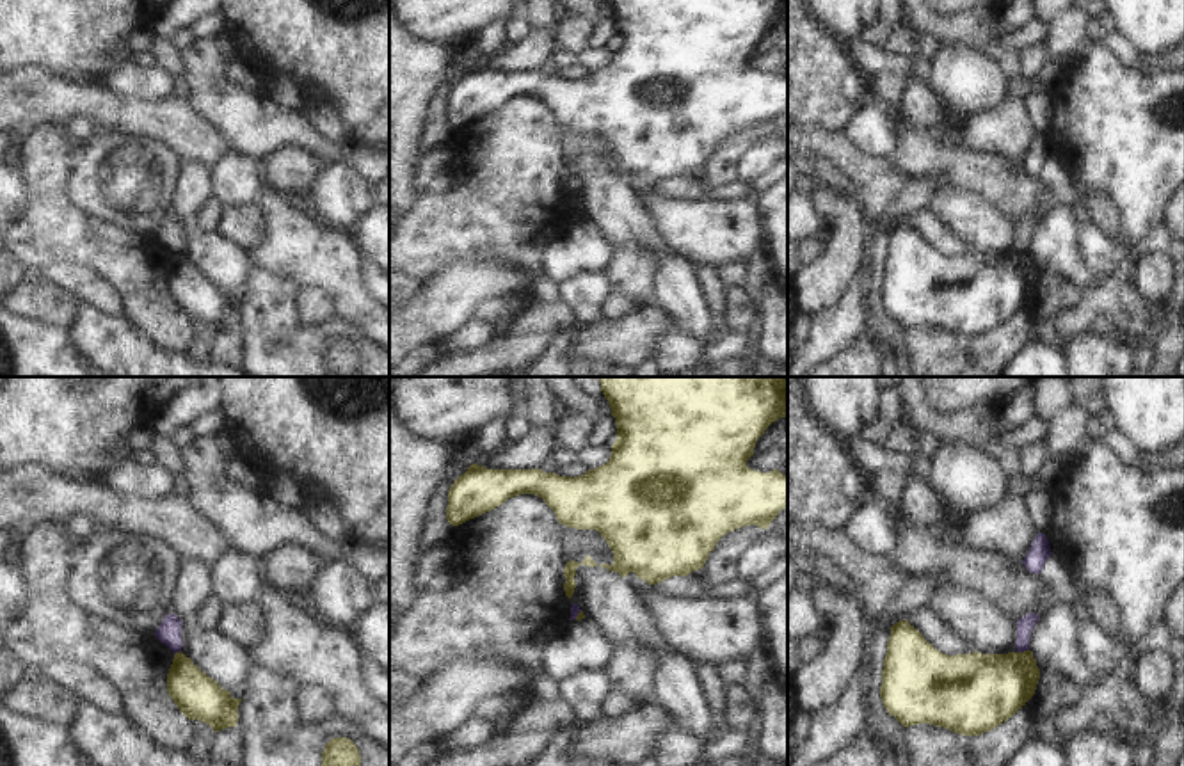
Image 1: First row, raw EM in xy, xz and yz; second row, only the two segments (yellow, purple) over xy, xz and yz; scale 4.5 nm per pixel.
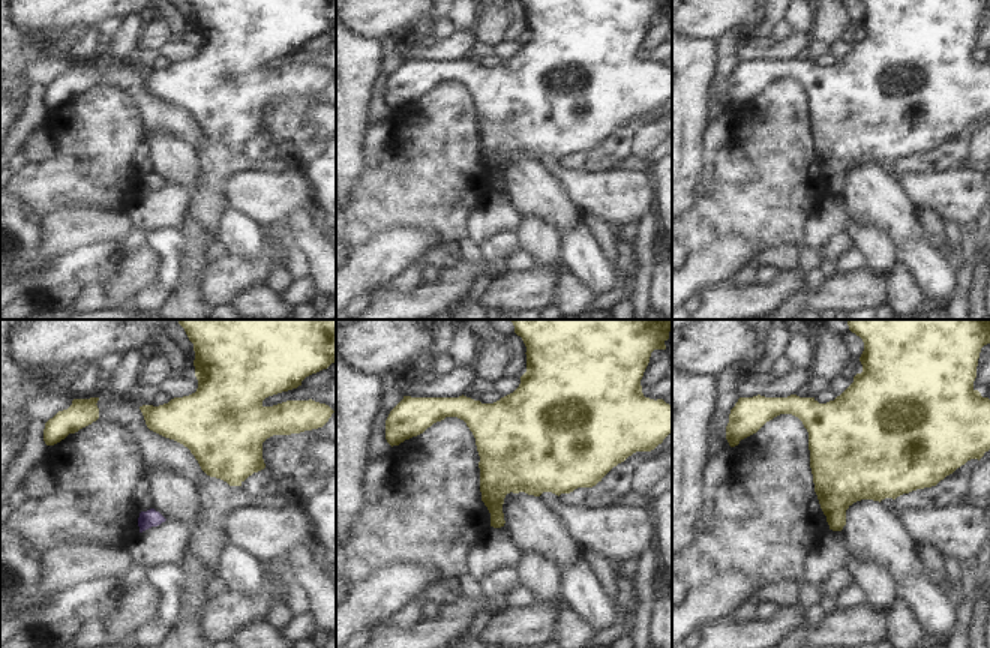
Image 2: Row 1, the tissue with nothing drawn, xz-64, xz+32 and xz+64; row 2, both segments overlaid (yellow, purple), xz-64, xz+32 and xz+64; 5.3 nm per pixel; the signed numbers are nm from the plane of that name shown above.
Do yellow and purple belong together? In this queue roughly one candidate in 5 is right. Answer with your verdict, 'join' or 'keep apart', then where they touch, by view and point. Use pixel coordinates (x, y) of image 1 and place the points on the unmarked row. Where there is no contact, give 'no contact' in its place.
keep apart; meets yellow in yz at (1024, 253)

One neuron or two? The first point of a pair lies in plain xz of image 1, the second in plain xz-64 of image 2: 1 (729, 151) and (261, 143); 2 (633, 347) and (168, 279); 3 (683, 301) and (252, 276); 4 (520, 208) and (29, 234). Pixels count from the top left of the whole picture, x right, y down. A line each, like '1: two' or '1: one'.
1: two
2: two
3: two
4: two

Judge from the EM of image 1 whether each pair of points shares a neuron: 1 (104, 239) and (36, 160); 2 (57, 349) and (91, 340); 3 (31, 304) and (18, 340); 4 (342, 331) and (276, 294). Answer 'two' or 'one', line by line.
1: one
2: two
3: two
4: one

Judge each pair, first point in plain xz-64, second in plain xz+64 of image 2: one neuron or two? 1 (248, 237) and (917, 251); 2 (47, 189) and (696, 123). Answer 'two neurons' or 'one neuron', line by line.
1: one neuron
2: two neurons

